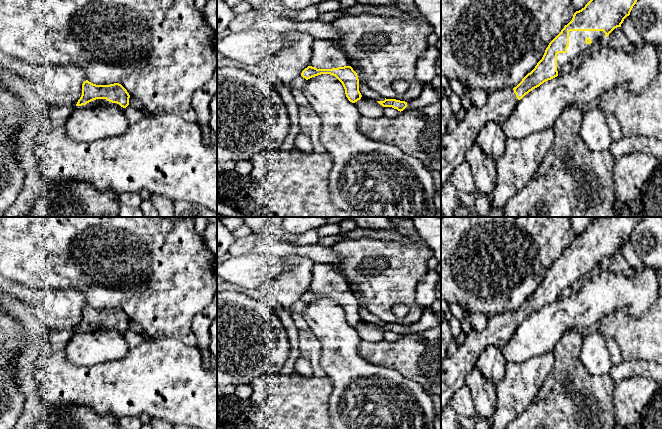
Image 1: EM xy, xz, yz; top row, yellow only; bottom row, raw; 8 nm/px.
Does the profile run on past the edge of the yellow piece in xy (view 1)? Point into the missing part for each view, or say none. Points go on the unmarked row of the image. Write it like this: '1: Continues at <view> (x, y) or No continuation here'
1: Continues at xy (97, 325)

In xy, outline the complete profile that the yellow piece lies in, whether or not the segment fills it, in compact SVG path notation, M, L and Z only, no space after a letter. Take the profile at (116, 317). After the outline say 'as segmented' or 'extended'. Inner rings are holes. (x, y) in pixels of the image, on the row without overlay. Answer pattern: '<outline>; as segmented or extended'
M86 304L82 308L82 319L76 330L112 326L124 333L129 329L129 322L129 317L119 307L96 309Z; extended

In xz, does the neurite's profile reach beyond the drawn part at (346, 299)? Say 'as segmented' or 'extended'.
extended

